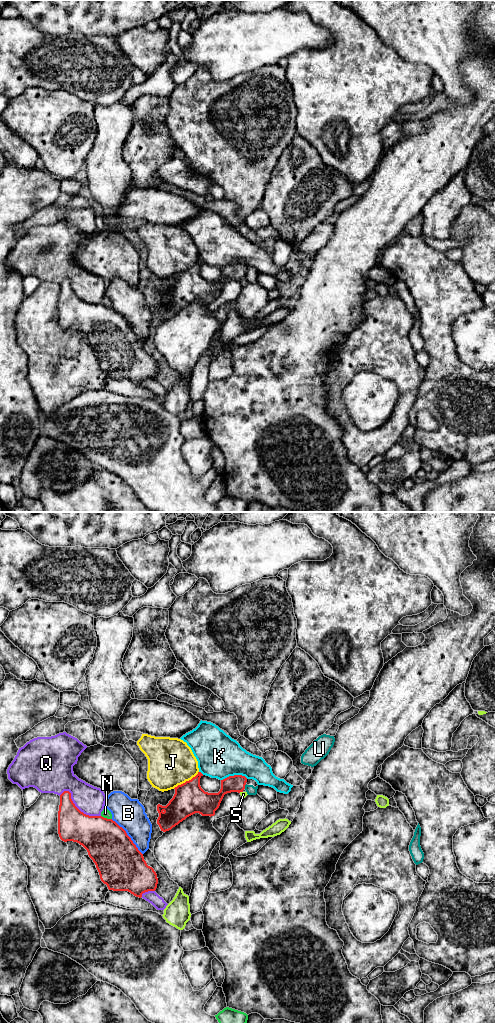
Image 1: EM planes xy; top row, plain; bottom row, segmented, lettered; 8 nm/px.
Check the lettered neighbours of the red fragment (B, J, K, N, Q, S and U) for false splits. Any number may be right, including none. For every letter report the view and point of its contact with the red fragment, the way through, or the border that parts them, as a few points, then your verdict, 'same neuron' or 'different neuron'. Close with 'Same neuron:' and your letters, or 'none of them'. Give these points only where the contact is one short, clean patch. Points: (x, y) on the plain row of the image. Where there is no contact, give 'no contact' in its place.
B: contact xy (128, 324); different neuron
J: contact xy (186, 269); different neuron
K: contact xy (234, 263); different neuron
N: contact xy (106, 306); different neuron
Q: contact xy (75, 294); different neuron
S: contact xy (240, 279); different neuron
U: contact xy (244, 274); border xy (246, 272), (244, 276); different neuron
Same neuron: none of them

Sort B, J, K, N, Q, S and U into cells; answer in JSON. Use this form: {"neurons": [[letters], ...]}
{"neurons": [["B"], ["J"], ["K"], ["N"], ["Q"], ["S"], ["U"]]}

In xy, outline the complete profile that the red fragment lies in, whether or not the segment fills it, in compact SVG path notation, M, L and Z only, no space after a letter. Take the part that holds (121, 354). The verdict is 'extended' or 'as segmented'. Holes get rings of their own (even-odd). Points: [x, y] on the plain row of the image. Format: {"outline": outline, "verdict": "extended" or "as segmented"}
{"outline": "M64 279L60 283L58 322L62 329L77 330L87 338L96 353L101 369L109 378L128 379L139 386L145 380L156 378L158 372L156 360L147 353L143 342L126 319L112 307L89 304L81 300L73 291L69 279Z", "verdict": "as segmented"}

